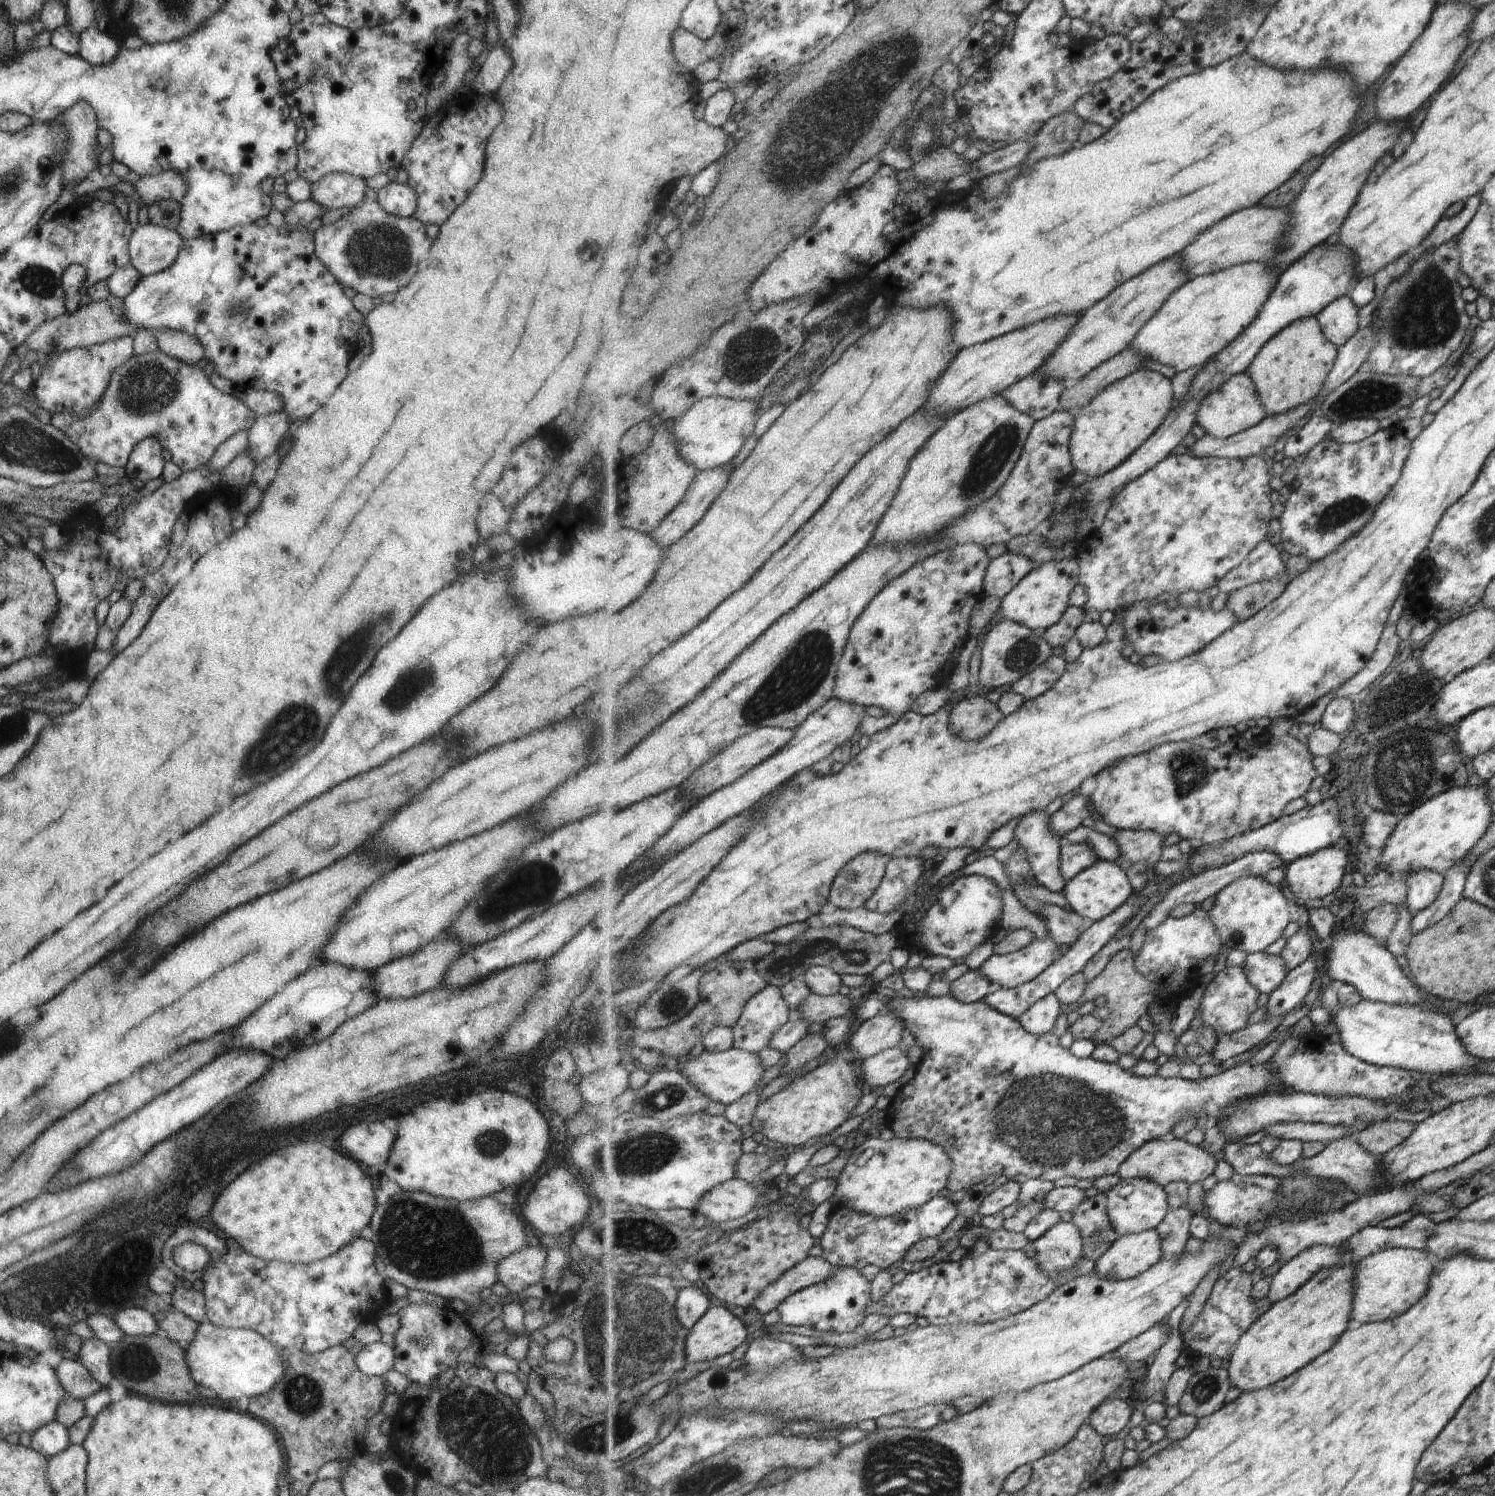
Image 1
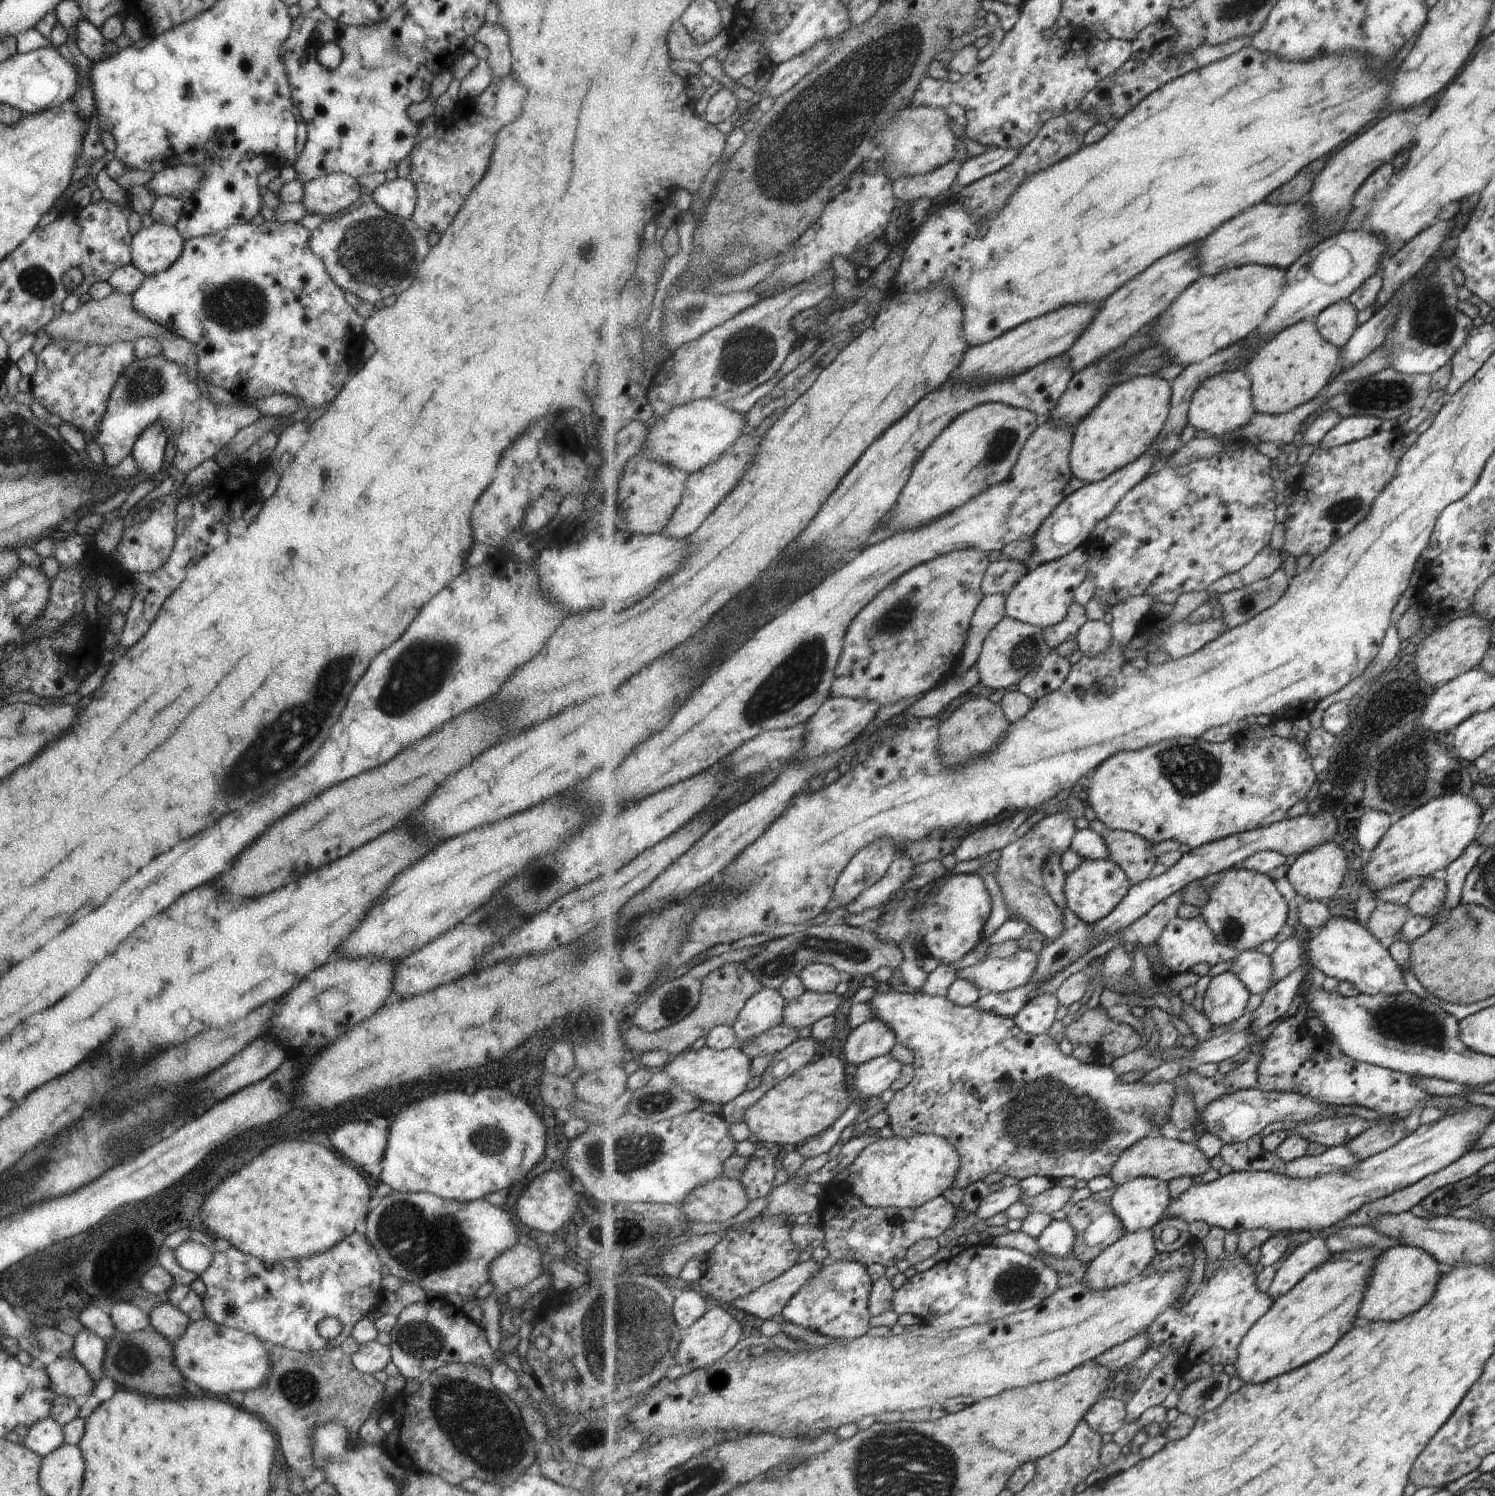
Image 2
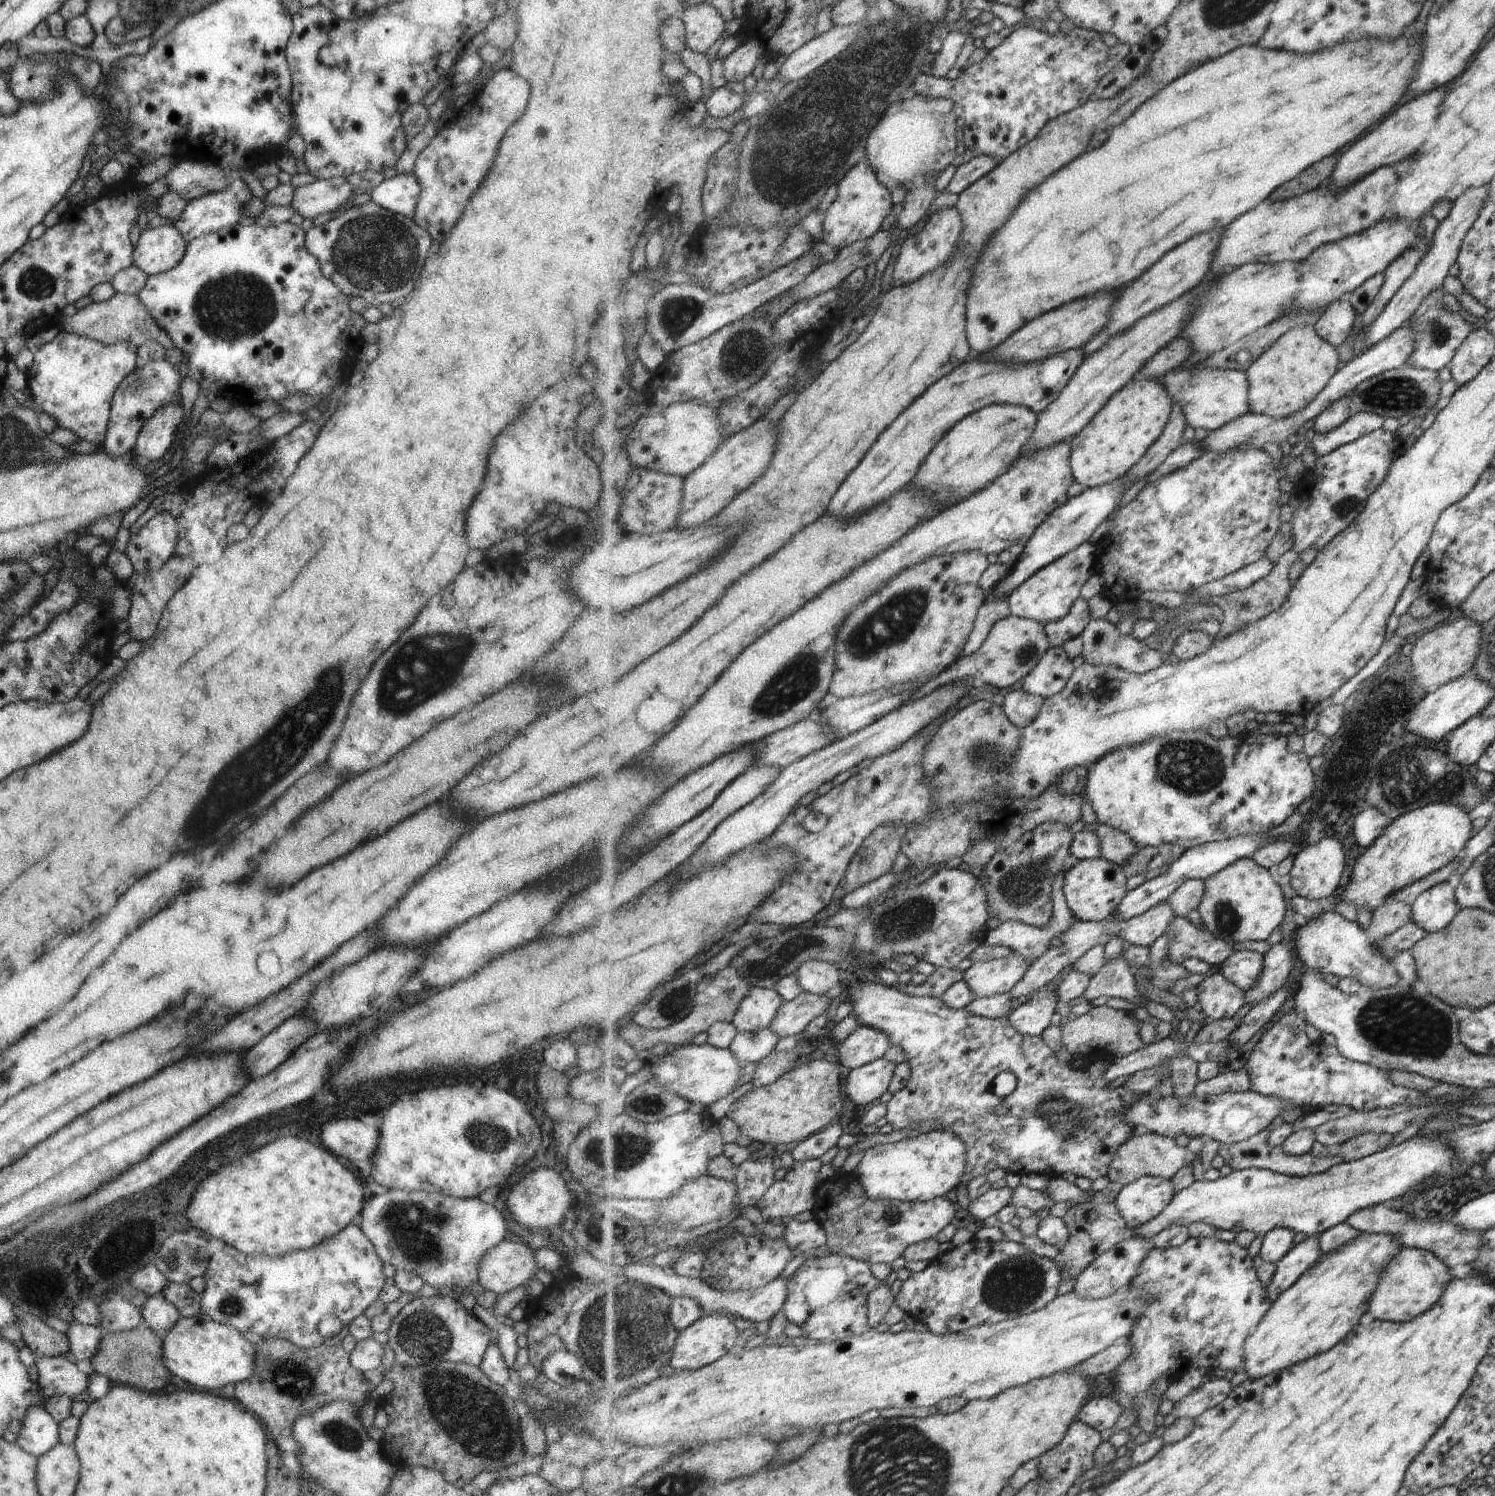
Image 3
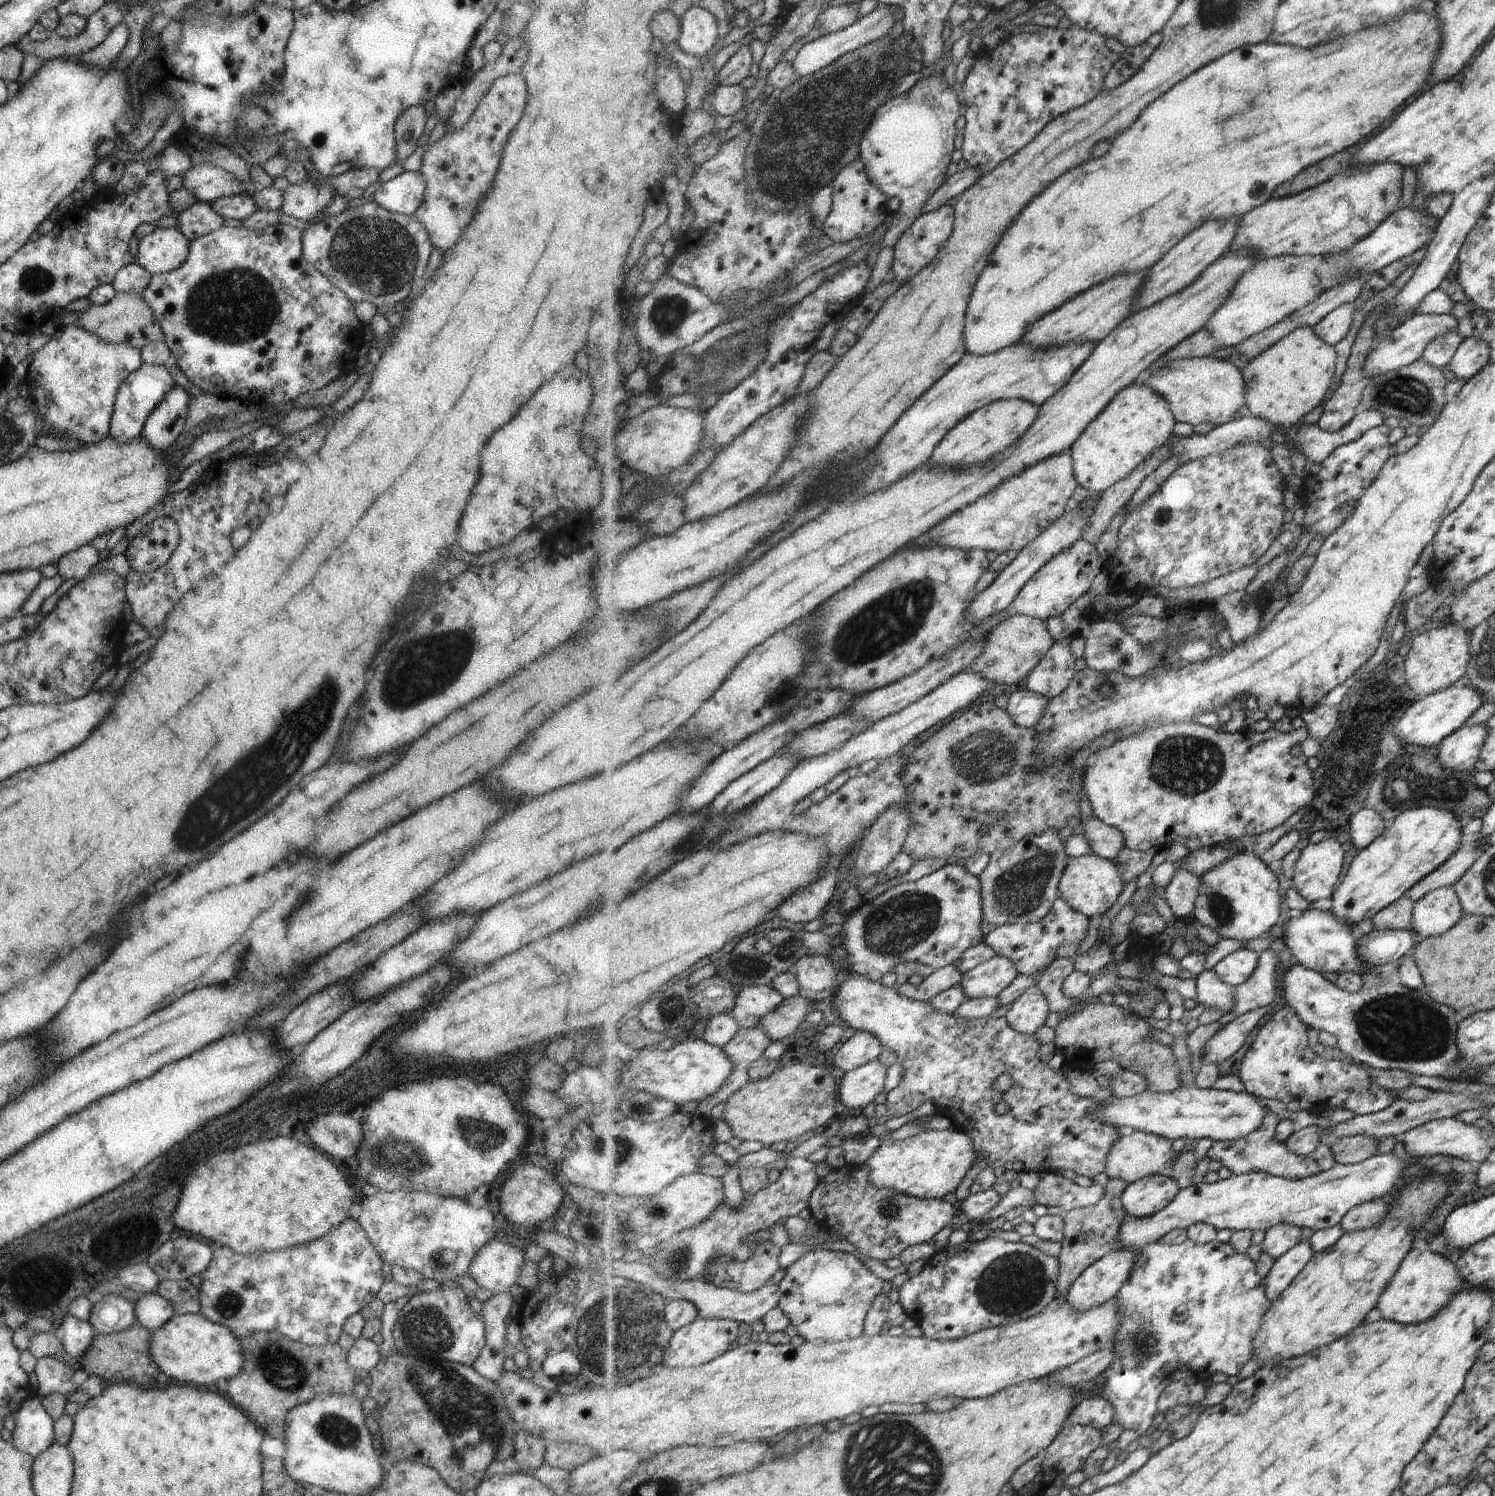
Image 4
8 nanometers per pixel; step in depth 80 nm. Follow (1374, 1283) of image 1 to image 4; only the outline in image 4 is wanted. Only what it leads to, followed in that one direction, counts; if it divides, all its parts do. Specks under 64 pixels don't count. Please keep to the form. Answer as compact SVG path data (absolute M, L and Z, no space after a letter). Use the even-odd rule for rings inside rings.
M1433 1249L1411 1250L1403 1257L1401 1265L1395 1271L1395 1278L1384 1291L1377 1308L1387 1320L1418 1325L1433 1319L1464 1286L1457 1268L1449 1258Z

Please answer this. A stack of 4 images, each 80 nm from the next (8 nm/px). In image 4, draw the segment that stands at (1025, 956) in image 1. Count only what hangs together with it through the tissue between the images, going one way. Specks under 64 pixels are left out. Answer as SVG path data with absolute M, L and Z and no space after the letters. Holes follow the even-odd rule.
M994 956L964 972L959 985L969 1000L997 999L1018 976L1018 968L1011 959Z

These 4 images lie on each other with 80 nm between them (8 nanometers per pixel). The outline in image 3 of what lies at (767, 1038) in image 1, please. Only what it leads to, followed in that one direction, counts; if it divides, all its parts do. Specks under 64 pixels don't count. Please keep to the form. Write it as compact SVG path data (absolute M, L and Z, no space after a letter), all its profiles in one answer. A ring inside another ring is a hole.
M752 987L740 1002L733 1023L739 1032L767 1028L774 1020L784 998L774 988Z

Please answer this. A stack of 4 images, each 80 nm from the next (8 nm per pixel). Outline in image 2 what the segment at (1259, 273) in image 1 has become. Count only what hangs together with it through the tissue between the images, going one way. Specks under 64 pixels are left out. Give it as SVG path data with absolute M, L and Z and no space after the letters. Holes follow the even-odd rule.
M1243 265L1222 272L1217 276L1203 275L1188 290L1177 297L1177 300L1170 306L1169 310L1162 314L1159 320L1153 322L1153 344L1154 346L1161 345L1175 364L1184 364L1185 367L1207 360L1207 358L1217 354L1225 347L1249 337L1253 327L1262 325L1273 305L1286 291L1287 286L1287 269L1269 265Z

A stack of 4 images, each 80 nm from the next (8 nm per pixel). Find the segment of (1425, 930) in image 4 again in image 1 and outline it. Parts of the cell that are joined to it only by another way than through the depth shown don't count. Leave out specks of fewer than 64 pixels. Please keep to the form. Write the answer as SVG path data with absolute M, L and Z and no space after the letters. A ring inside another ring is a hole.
M1418 871L1405 877L1403 882L1406 884L1404 902L1407 910L1414 915L1439 898L1445 879L1431 871Z

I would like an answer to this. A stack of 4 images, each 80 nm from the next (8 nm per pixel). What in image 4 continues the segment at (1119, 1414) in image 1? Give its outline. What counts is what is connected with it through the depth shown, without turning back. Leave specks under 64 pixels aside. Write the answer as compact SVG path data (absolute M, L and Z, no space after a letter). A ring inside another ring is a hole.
M1092 1397L1081 1401L1071 1412L1067 1423L1105 1428L1114 1422L1114 1404L1105 1397Z

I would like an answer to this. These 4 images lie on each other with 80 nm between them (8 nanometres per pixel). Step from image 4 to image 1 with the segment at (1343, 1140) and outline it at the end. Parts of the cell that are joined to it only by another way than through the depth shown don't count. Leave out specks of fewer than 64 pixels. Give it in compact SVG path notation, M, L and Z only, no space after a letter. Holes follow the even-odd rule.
M1385 1119L1362 1128L1354 1137L1367 1152L1382 1157L1401 1144L1411 1134L1413 1126L1409 1121Z

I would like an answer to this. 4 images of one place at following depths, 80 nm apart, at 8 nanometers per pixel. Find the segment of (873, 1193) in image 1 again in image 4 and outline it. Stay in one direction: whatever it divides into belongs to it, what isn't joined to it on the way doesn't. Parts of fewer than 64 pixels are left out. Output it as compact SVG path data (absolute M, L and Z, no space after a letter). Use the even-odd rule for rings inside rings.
M951 1126L946 1130L925 1129L914 1137L896 1140L887 1139L883 1144L871 1155L866 1162L870 1170L869 1178L875 1186L882 1189L891 1189L893 1192L914 1196L920 1199L938 1199L945 1198L949 1192L957 1192L959 1184L963 1182L965 1174L971 1170L971 1166L976 1163L979 1158L978 1151L974 1147L973 1139L969 1133L964 1130Z

